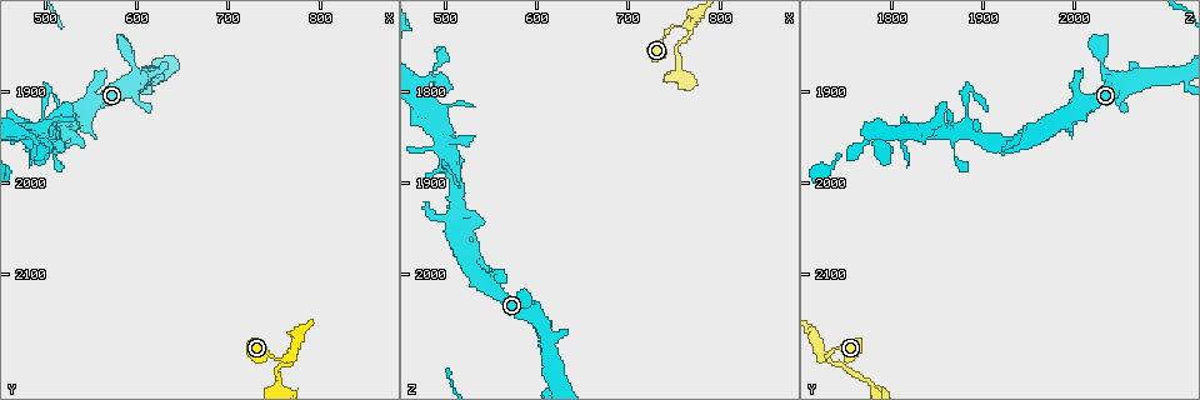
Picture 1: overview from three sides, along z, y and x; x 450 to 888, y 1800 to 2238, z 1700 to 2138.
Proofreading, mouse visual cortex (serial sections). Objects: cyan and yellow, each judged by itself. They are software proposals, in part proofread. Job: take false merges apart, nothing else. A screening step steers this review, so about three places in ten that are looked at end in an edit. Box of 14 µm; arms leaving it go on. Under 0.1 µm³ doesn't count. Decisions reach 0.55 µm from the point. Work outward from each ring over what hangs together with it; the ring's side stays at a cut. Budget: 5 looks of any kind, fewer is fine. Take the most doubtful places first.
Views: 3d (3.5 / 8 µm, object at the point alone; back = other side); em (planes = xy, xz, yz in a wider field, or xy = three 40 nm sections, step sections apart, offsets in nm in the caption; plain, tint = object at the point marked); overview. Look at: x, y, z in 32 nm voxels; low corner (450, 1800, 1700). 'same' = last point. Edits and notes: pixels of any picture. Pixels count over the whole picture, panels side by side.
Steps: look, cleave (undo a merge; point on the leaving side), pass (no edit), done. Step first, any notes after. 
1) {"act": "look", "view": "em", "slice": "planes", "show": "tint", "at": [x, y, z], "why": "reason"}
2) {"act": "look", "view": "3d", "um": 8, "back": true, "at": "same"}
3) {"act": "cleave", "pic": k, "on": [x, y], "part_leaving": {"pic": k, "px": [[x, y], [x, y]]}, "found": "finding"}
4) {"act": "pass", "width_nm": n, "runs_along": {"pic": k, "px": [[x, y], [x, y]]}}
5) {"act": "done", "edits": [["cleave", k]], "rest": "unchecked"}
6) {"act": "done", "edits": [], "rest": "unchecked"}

{"act": "look", "view": "3d", "um": 3.5, "back": true, "at": [765, 2190, 1730], "why": "narrows sharply"}

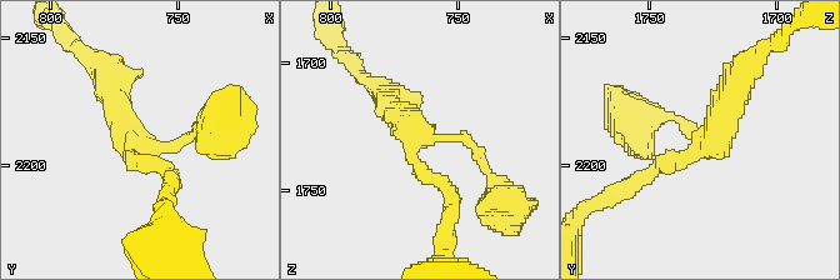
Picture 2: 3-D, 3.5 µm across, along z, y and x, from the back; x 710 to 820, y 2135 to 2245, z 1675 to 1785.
{"act": "look", "view": "em", "slice": "xy", "step": 3, "show": "tint", "at": [764, 2194, 1729], "arms": 3, "arm_widths_nm": [150, 200, 350], "why": "need the tissue"}

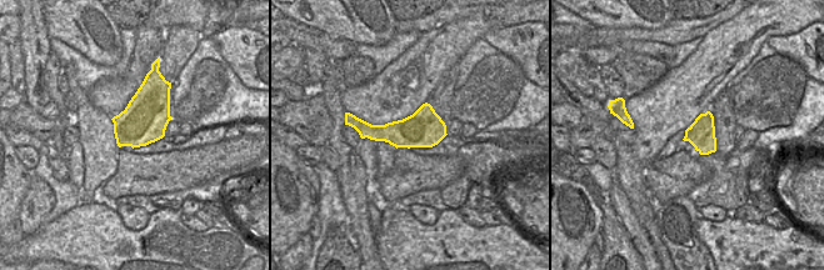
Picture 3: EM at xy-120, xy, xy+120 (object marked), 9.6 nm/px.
{"act": "pass", "runs_along": {"pic": 2, "px": [[675, 119], [701, 149], [644, 176]]}, "found": "one cell here"}

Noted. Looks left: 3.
{"act": "look", "view": "3d", "um": 8, "at": [500, 1945, 1850], "why": "abrupt turn"}

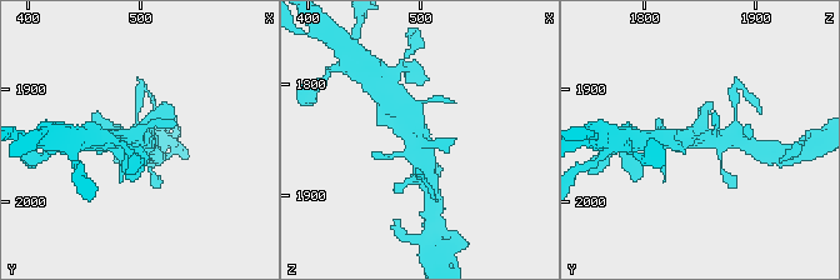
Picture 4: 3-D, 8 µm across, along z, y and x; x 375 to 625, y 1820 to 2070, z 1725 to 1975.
{"act": "look", "view": "em", "slice": "planes", "show": "tint", "at": [504, 1942, 1854], "why": "now the EM"}

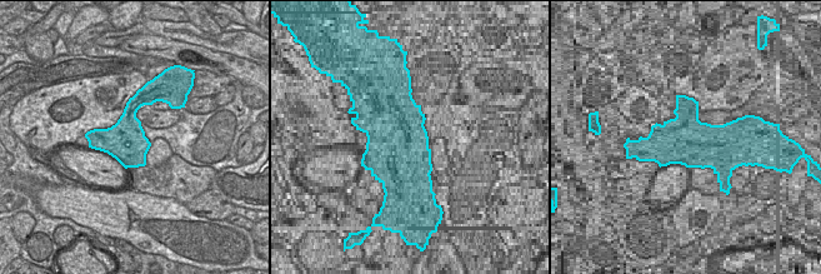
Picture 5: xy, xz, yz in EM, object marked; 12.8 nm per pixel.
{"act": "pass", "runs_along": {"pic": 4, "px": [[426, 178], [423, 139], [405, 114]]}, "found": "continuous, no second cell"}

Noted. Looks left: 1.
{"act": "done", "edits": [], "rest": "unchecked"}

